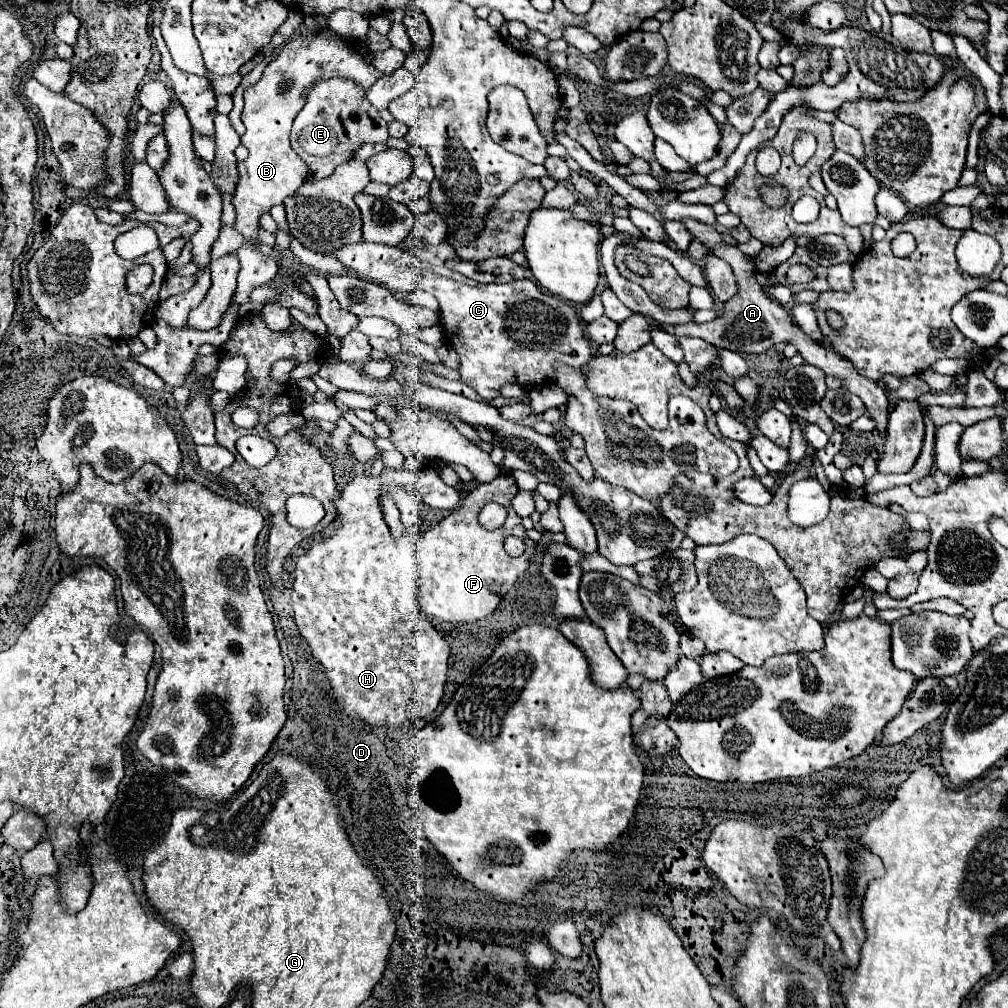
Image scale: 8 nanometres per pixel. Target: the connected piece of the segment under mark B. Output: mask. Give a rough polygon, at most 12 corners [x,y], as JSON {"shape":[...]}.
{"shape":[[330,29],[286,43],[244,91],[234,229],[306,181],[294,117],[328,77],[382,75]]}

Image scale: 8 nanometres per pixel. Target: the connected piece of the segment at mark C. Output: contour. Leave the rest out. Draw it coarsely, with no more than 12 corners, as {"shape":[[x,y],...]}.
{"shape":[[376,243],[344,267],[440,301],[482,399],[594,357],[572,305],[530,279],[478,283]]}

